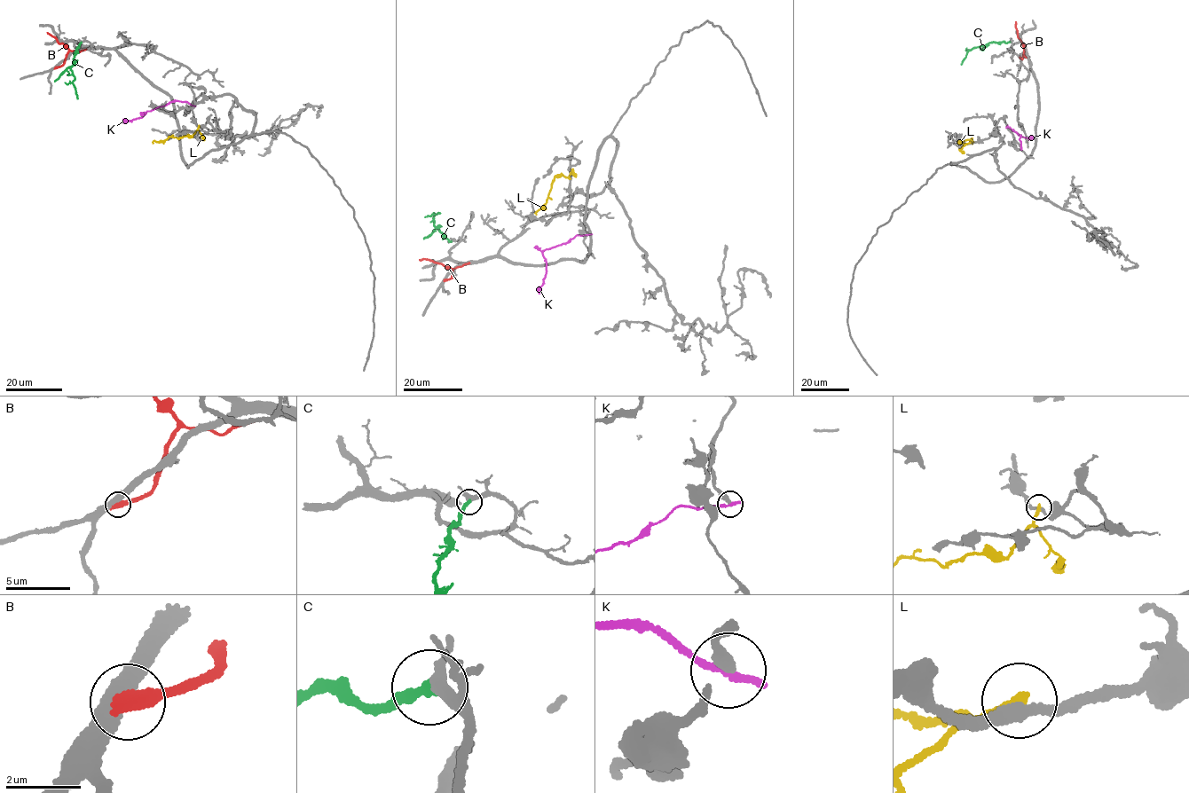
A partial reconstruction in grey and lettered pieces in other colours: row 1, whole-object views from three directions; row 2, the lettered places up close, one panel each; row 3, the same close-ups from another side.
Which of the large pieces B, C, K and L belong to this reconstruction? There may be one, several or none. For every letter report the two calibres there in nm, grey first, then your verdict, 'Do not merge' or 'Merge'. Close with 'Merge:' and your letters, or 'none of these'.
B: Thickness 440 nm (grey) against 460 nm. Do not merge
C: Thickness 300 nm (grey) against 280 nm. Merge
K: Thickness 320 nm (grey) against 240 nm. Do not merge
L: Thickness 240 nm (grey) against 280 nm. Do not merge
Merge: C

